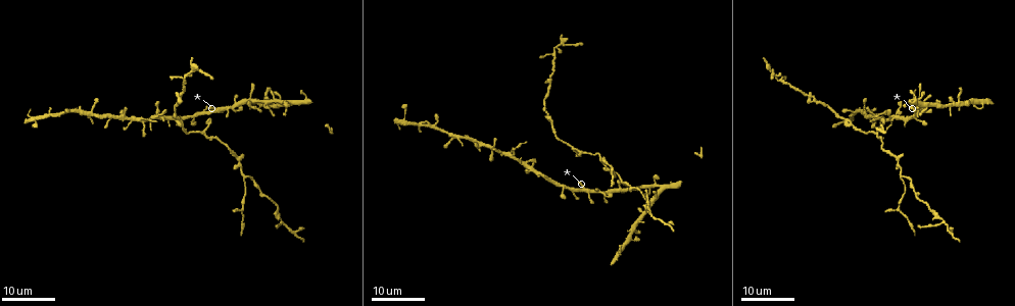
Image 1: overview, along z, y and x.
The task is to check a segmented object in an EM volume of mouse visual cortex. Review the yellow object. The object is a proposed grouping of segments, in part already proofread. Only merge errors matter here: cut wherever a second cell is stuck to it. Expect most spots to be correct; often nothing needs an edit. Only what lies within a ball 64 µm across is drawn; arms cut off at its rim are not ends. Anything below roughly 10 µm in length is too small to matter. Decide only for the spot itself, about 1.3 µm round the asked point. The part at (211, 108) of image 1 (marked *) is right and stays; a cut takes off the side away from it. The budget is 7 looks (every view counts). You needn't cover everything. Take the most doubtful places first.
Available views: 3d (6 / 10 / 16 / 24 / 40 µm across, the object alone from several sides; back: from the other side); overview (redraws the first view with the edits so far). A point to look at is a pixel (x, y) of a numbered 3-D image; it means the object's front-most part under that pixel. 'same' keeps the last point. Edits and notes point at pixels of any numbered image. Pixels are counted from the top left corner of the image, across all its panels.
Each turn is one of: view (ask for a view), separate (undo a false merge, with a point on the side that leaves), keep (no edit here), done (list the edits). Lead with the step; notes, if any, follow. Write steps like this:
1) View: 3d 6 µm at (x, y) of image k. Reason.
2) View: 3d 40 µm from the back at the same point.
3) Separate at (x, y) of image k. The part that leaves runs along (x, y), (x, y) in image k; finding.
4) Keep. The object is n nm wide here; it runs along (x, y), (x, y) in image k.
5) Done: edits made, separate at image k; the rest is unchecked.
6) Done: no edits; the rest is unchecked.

View: 3d 24 µm at (244, 177) of image 1. Arms part here.

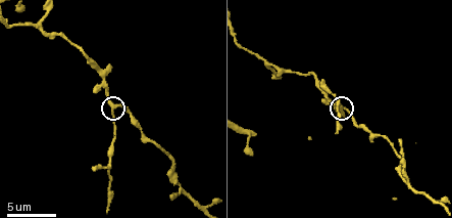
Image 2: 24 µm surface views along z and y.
View: 3d 10 µm at (113, 105) of image 2.

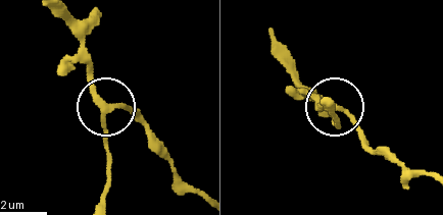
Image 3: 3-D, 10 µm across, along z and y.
Separate at (104, 148) of image 3. 3 arms meet here; the part that leaves runs along (100, 119), (106, 199) in image 3; a second cell is stuck on.

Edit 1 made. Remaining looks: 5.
View: 3d 6 µm at (404, 179) of image 2. Thick turns thin.

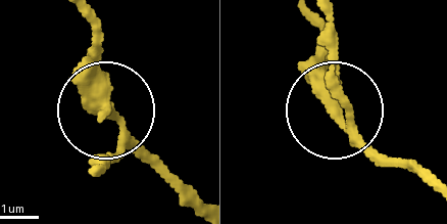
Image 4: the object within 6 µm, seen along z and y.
Keep. One cell here.

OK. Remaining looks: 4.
View: 3d 10 µm at (266, 62) of image 2. Three-way junction.

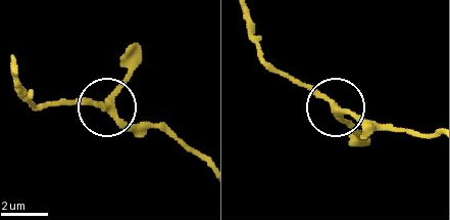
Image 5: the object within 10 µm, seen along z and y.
Keep. The side arm is 33 µm long; continuous, no second cell.

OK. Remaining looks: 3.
Done: edits made, separate at image 3; the rest is unchecked.

